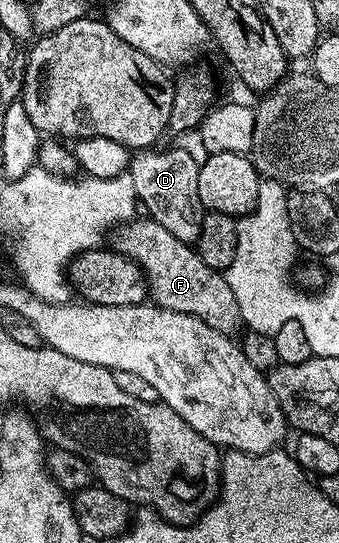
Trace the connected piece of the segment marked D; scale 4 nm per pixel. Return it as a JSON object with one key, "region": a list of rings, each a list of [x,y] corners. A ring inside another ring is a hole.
{"region":[[[180,146],[168,150],[141,150],[136,153],[133,165],[127,171],[135,182],[135,194],[140,207],[147,211],[148,219],[159,222],[163,230],[175,234],[179,242],[196,245],[201,239],[201,223],[206,209],[201,206],[199,198],[199,170],[201,165],[198,157],[184,152]],[[150,155],[150,156],[149,156]]]}

